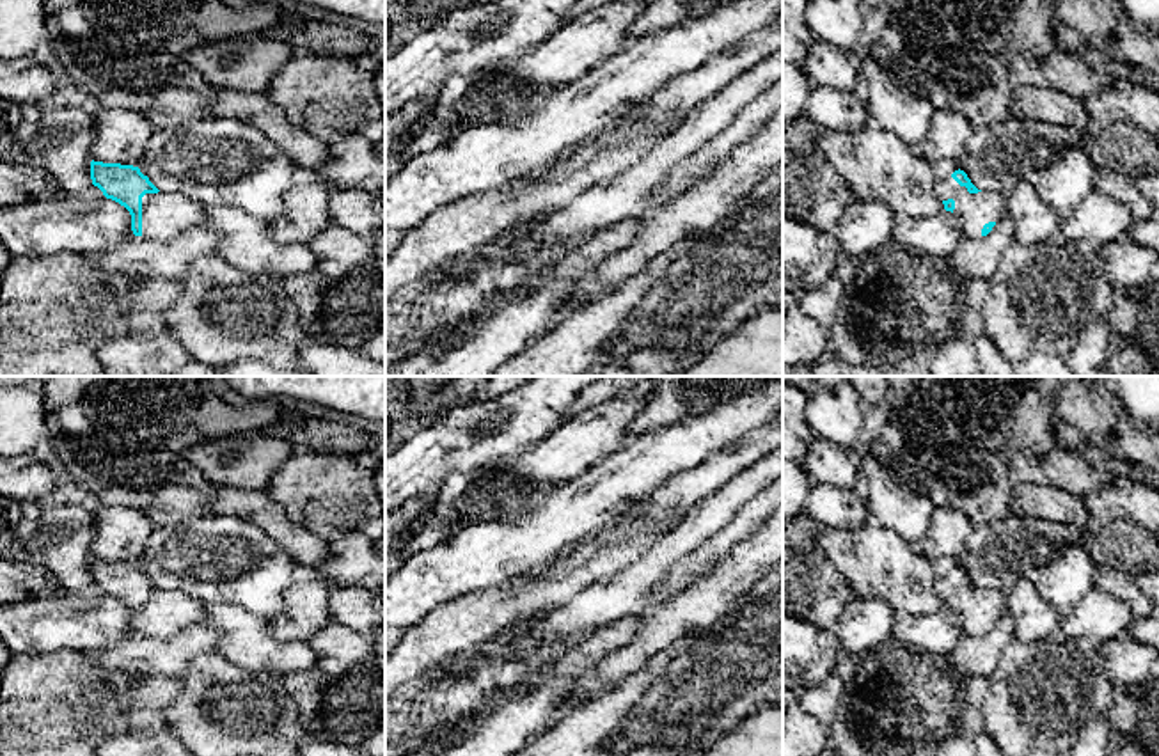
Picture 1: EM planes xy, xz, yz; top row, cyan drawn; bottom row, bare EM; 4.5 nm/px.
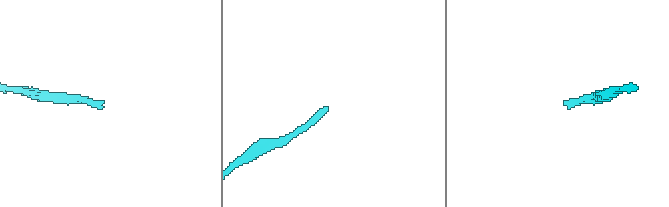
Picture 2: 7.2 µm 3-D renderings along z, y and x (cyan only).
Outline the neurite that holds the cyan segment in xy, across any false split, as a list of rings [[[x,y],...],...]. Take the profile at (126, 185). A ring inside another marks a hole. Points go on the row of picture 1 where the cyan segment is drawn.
[[[92,160],[91,179],[106,199],[130,211],[135,236],[170,240],[209,225],[204,204],[176,192],[160,192],[138,167]]]

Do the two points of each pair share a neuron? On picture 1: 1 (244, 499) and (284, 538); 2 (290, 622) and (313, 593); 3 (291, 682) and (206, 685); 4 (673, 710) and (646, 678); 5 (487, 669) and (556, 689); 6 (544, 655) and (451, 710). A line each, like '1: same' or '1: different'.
1: same
2: same
3: different
4: different
5: different
6: same

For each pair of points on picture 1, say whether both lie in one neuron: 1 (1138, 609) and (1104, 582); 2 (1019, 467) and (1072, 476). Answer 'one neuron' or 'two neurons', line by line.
1: one neuron
2: one neuron

